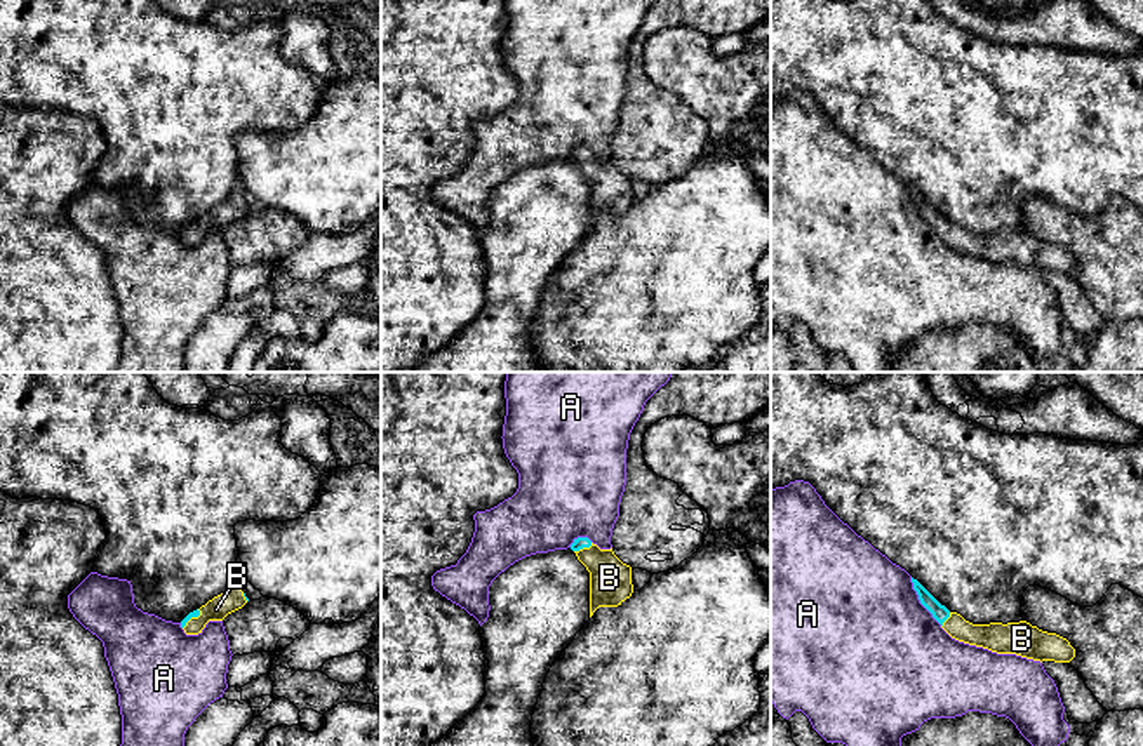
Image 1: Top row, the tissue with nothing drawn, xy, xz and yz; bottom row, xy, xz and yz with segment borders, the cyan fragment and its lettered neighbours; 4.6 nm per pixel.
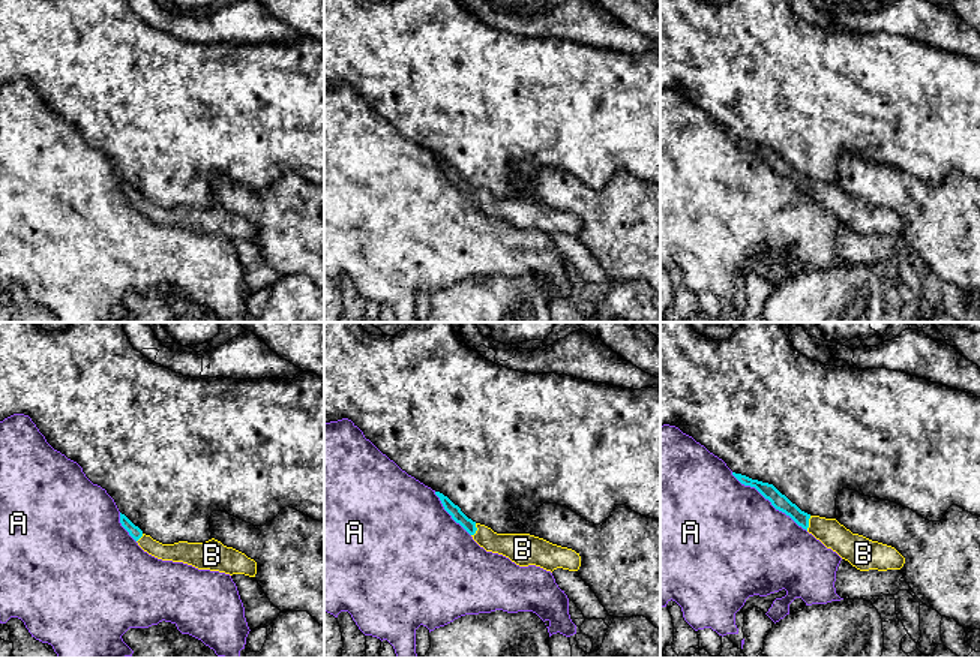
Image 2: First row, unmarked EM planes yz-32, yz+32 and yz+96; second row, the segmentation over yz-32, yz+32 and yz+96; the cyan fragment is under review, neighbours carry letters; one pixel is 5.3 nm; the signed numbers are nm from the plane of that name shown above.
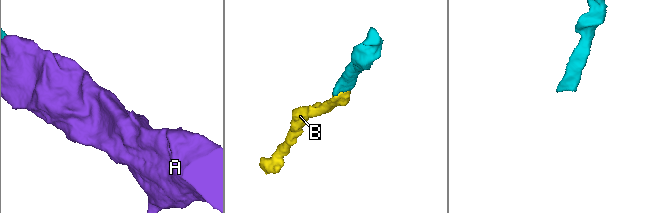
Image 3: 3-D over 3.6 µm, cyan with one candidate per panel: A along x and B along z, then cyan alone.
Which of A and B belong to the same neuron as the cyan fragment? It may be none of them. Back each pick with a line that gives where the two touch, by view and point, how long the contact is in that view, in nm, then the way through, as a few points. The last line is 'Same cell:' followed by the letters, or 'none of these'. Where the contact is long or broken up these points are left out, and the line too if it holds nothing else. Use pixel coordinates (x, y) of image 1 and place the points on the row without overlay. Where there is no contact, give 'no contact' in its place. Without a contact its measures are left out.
B: contact xz (583, 157); length 100 nm; way xz (580, 153), (583, 157), (609, 188)
Same cell: B

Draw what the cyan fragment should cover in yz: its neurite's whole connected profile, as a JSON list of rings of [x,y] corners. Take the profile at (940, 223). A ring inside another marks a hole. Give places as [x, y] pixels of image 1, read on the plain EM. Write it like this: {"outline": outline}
{"outline": [[[912,188],[920,214],[955,250],[988,259],[997,264],[1016,264],[1033,271],[1070,273],[1075,259],[1056,243],[1047,243],[1026,231],[973,235],[960,224],[941,216],[917,190]]]}

